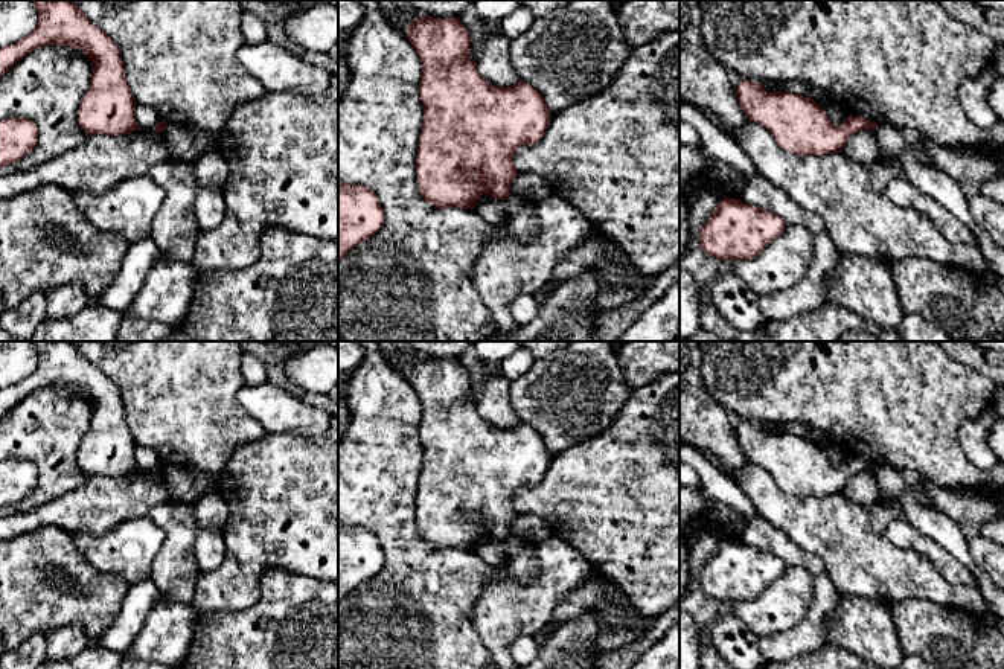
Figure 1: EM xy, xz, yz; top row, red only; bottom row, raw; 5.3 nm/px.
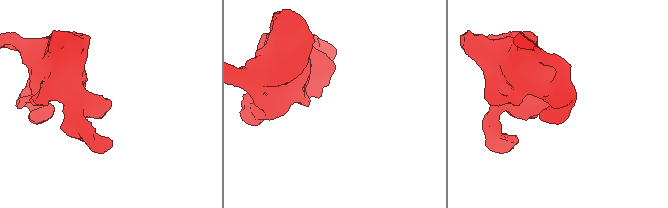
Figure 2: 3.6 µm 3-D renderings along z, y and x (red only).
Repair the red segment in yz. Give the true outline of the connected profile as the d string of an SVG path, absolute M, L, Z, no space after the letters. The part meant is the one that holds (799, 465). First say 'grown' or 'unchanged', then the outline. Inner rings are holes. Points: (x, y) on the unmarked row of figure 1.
unchanged; M742 421L734 430L745 457L760 463L780 489L798 497L841 494L850 477L878 468L853 456L844 465L833 466L814 440L783 433L768 434L762 424Z

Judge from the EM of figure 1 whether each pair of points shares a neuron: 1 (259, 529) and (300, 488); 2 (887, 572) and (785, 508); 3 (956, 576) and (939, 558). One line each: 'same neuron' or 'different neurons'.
1: same neuron
2: same neuron
3: same neuron

